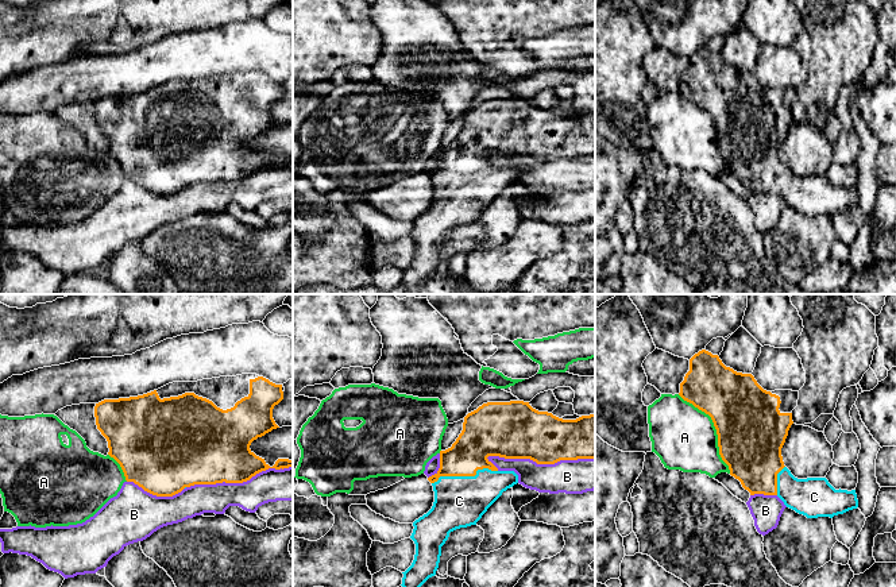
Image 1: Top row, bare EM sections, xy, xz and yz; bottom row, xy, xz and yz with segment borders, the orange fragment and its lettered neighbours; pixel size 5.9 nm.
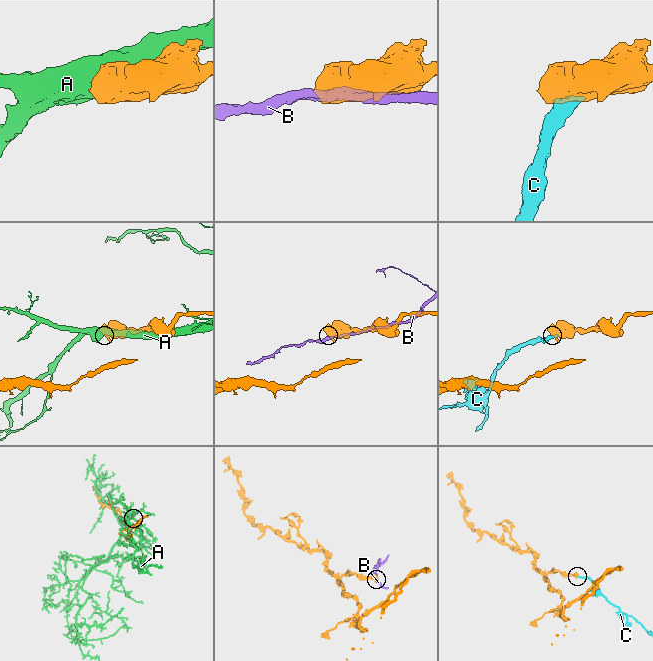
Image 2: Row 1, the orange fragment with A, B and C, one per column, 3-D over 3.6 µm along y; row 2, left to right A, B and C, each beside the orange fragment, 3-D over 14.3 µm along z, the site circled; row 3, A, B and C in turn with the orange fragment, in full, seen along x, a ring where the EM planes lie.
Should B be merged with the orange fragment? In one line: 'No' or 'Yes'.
No

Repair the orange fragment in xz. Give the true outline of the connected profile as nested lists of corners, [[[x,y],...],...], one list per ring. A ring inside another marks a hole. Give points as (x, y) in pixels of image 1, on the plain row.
[[[487,100],[464,115],[463,128],[451,146],[440,148],[440,166],[429,174],[435,200],[432,206],[413,220],[410,236],[416,242],[412,263],[402,270],[402,285],[409,293],[439,266],[441,244],[449,231],[476,223],[487,206],[503,189],[518,181],[514,169],[499,169],[487,155],[530,157],[537,162],[555,162],[560,158],[595,157],[595,112],[576,117],[563,117],[548,109],[533,107],[529,100]]]

